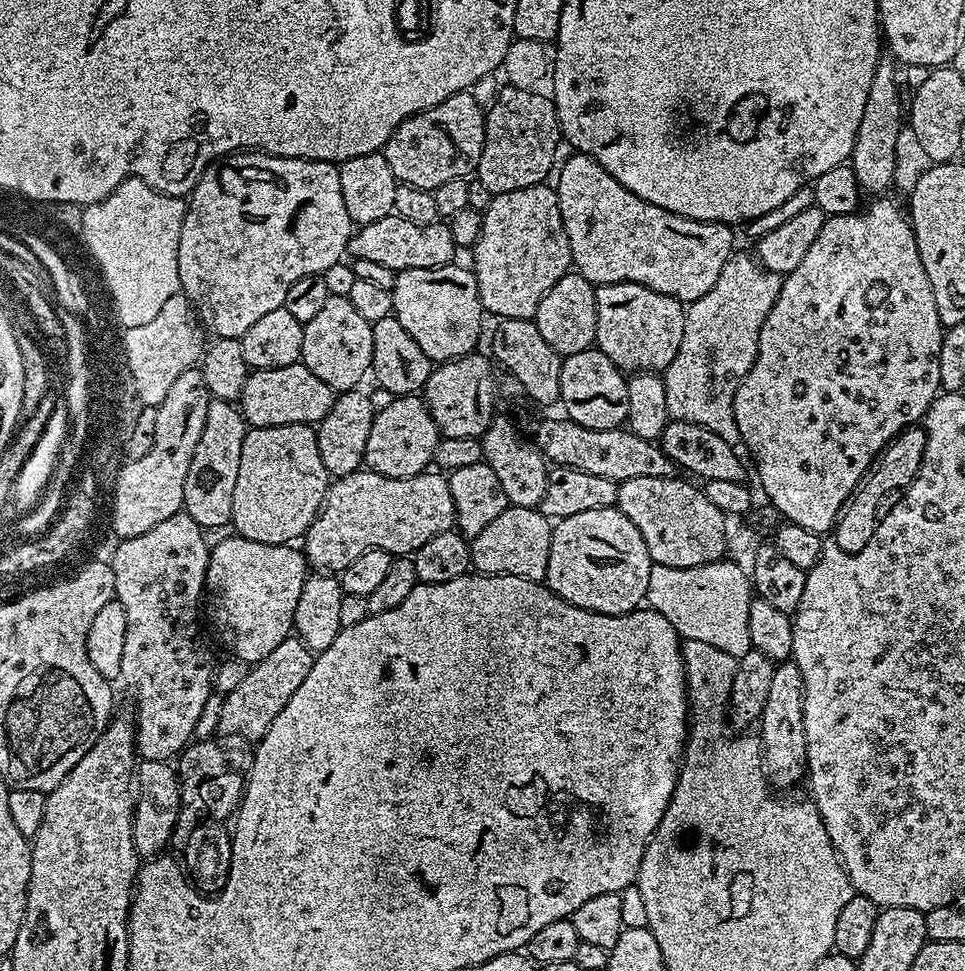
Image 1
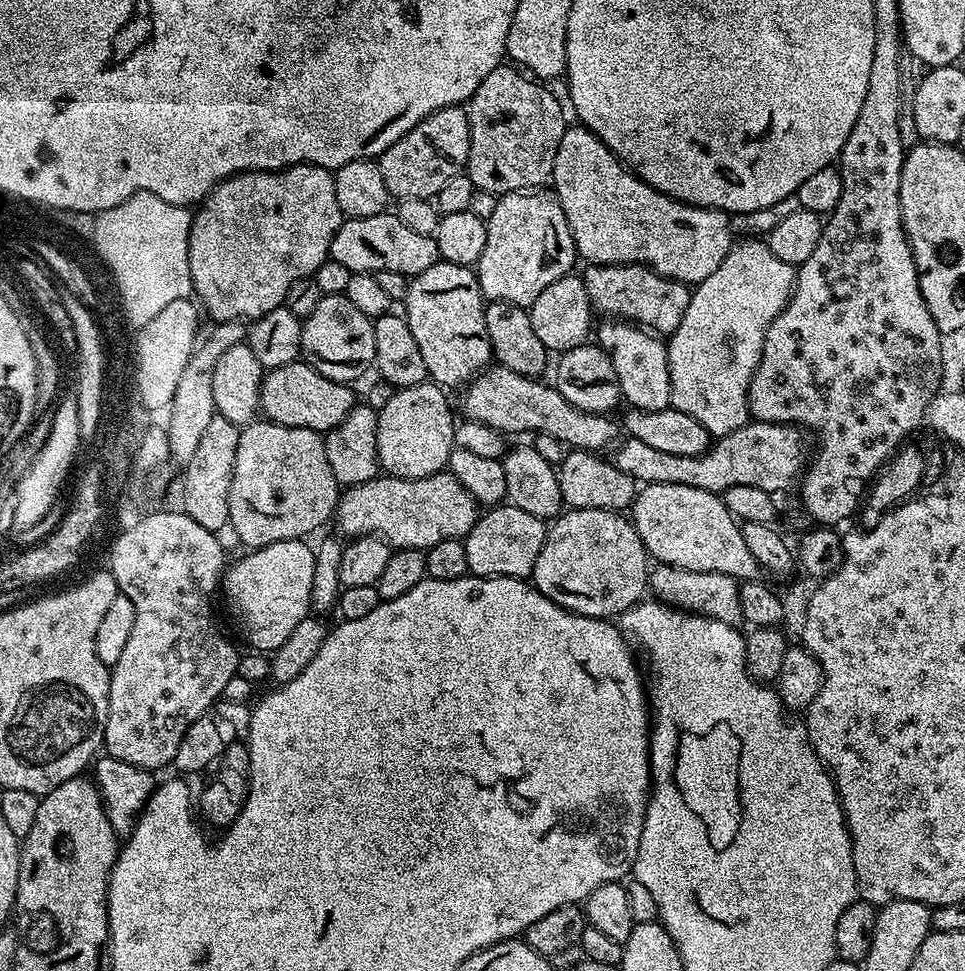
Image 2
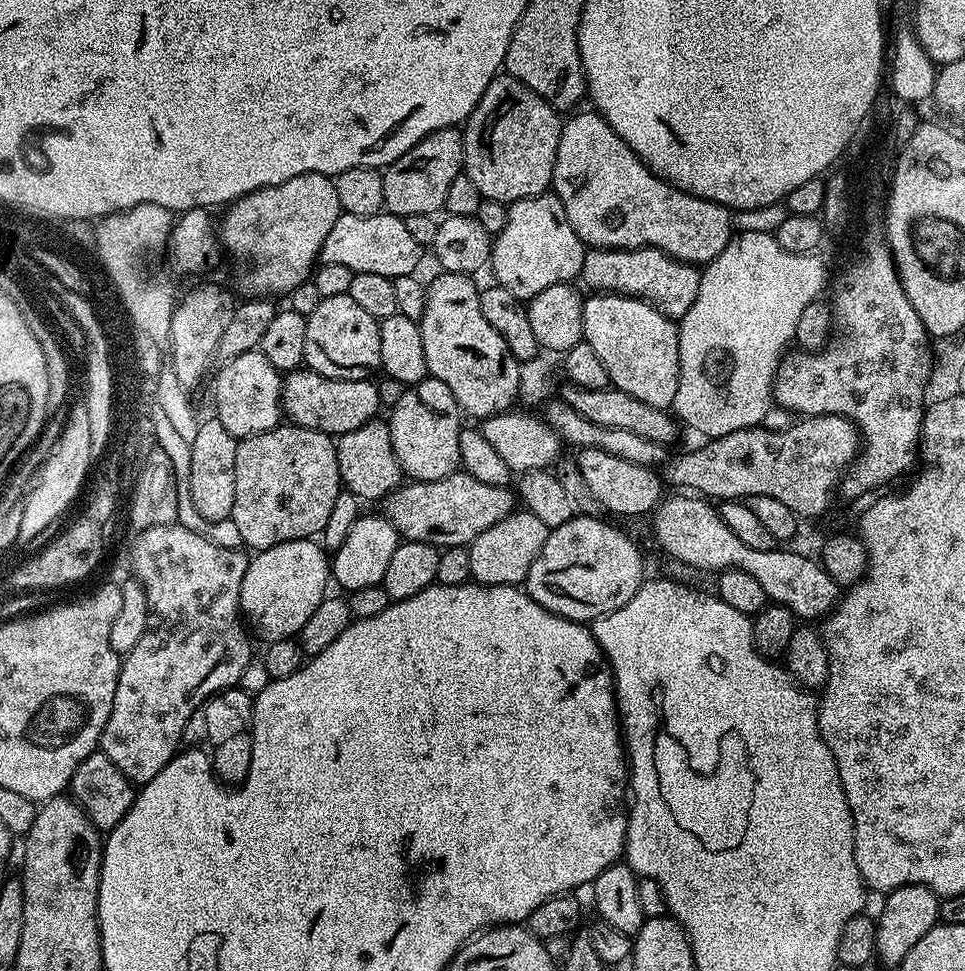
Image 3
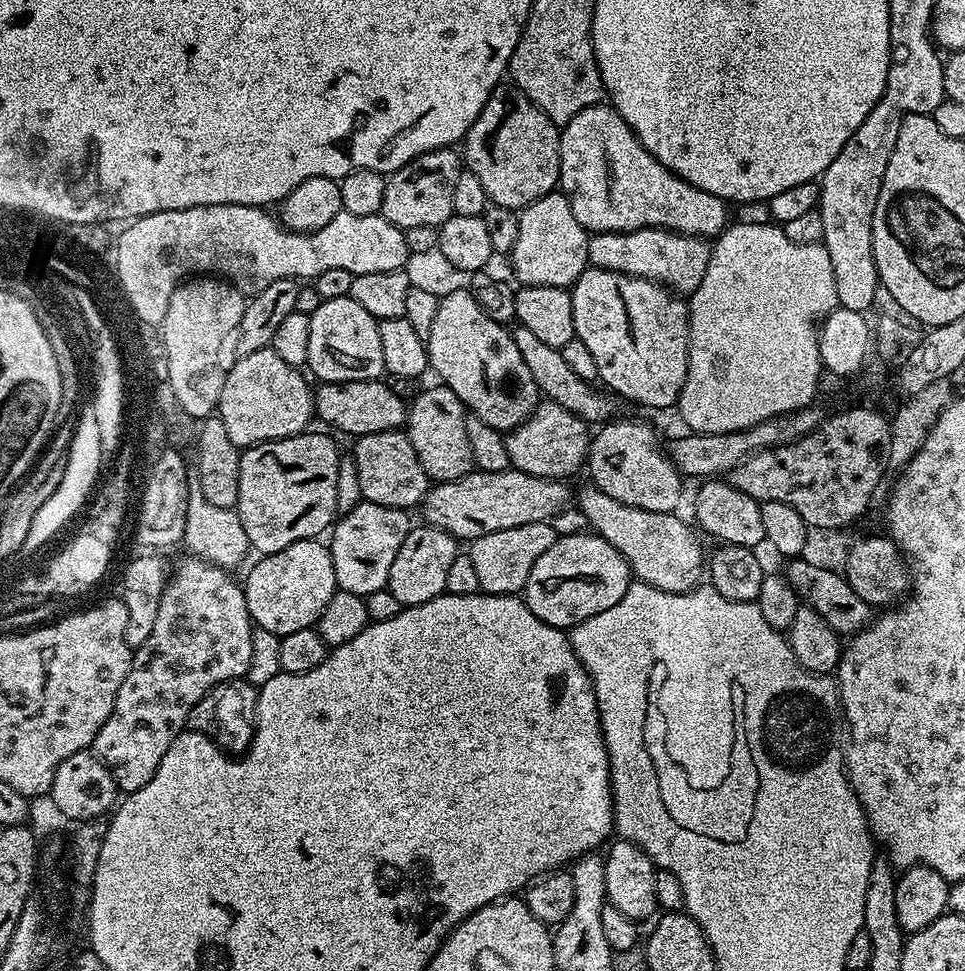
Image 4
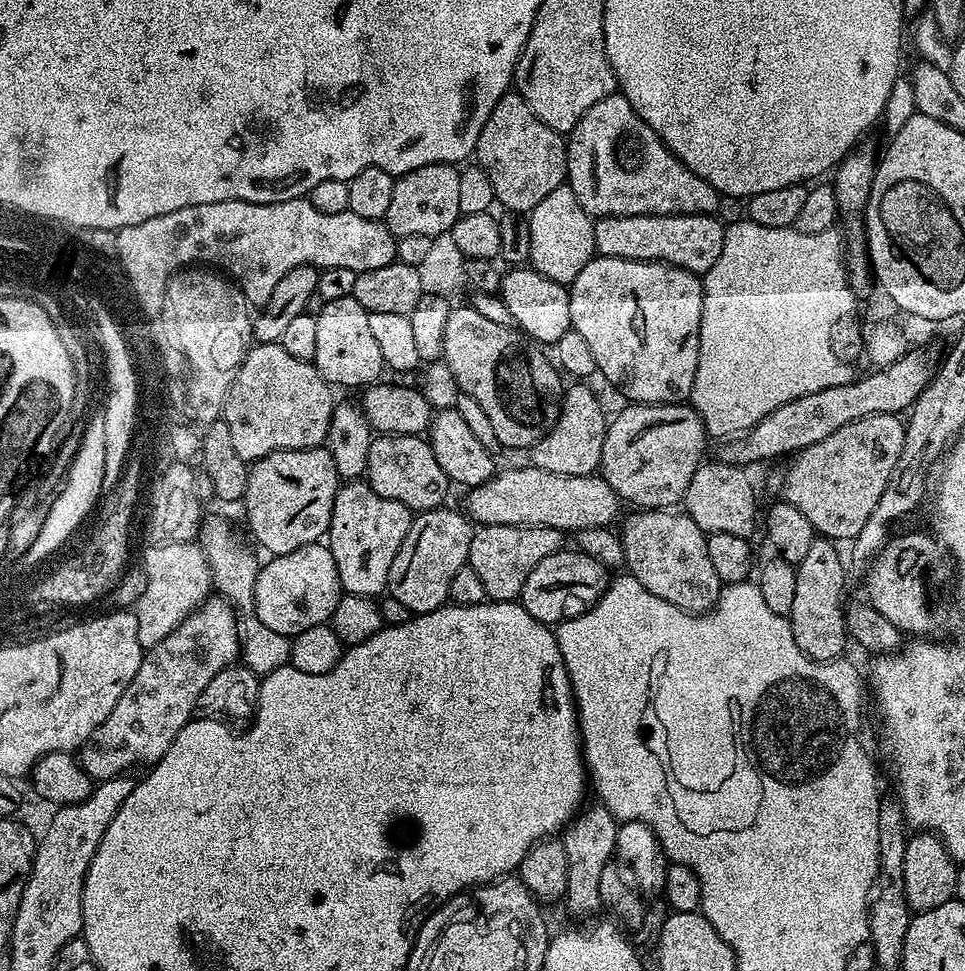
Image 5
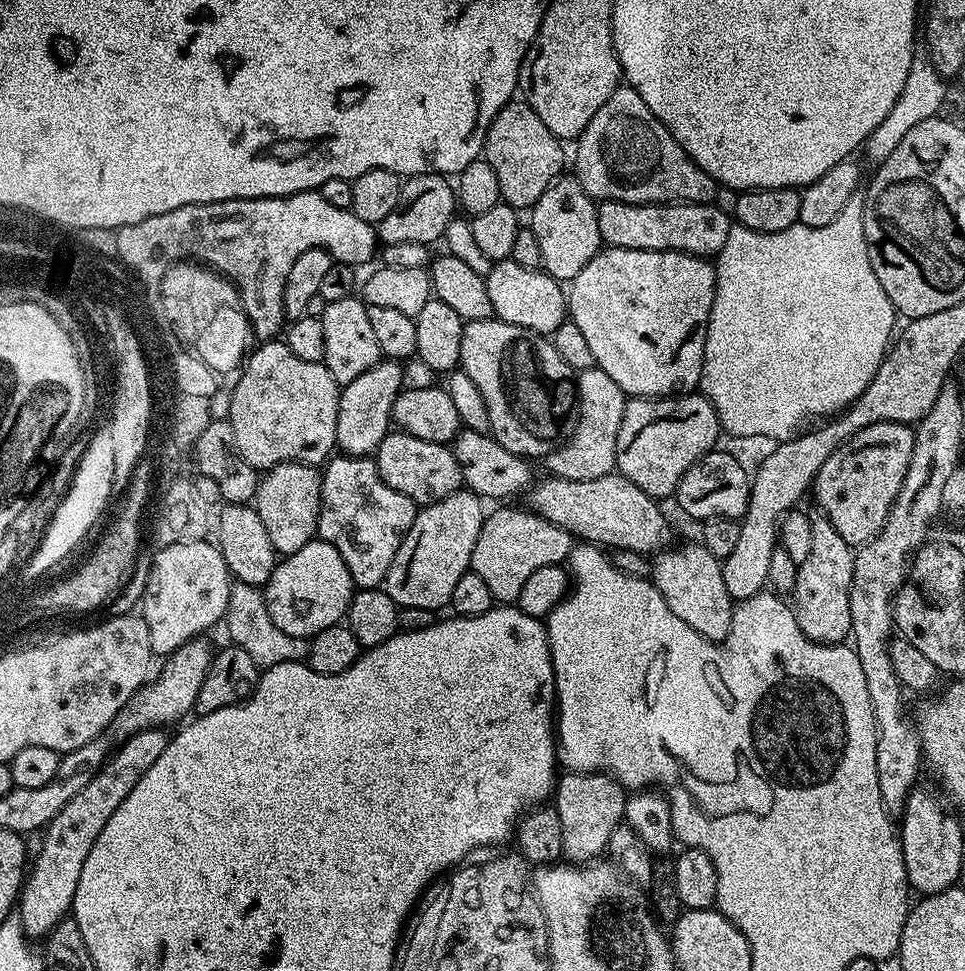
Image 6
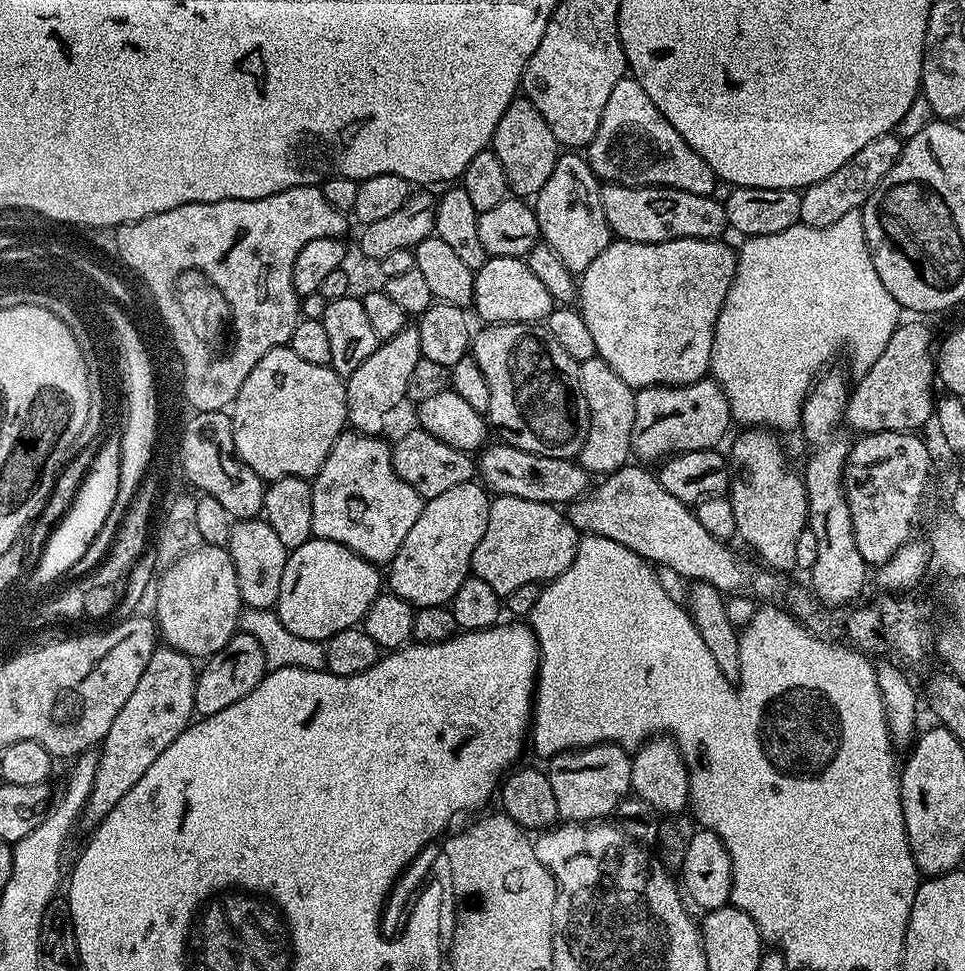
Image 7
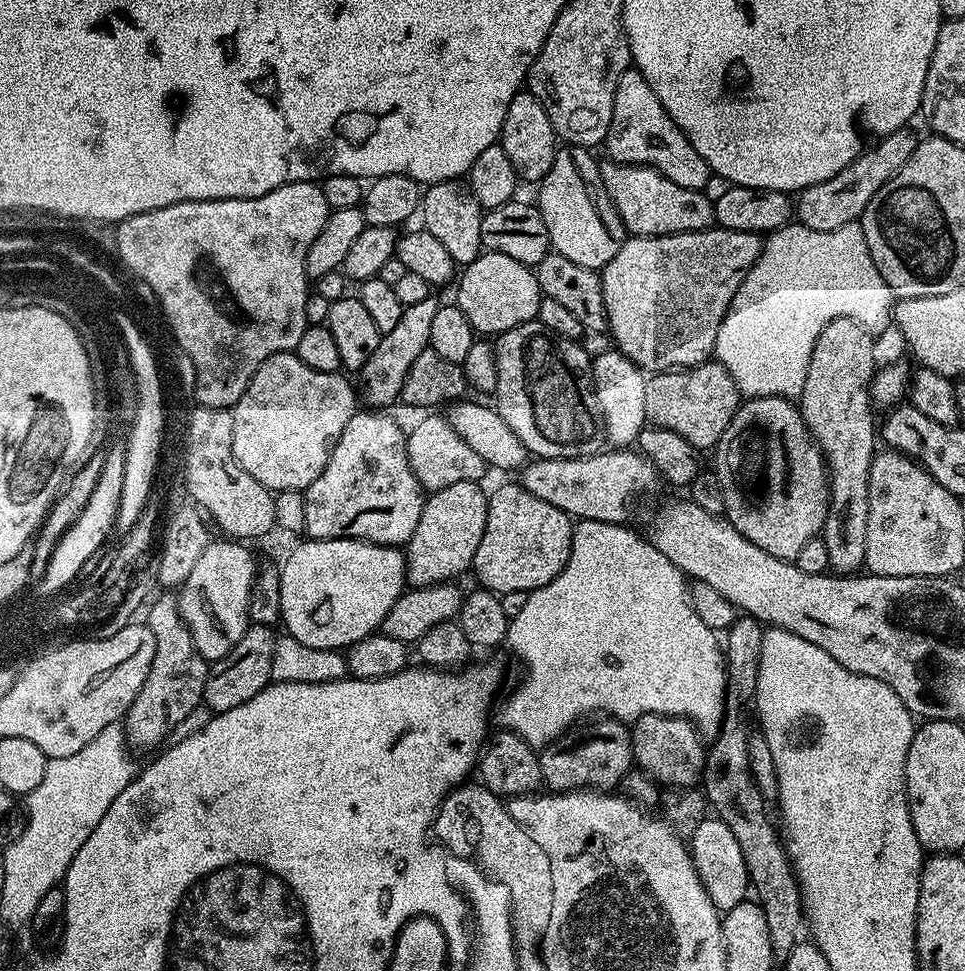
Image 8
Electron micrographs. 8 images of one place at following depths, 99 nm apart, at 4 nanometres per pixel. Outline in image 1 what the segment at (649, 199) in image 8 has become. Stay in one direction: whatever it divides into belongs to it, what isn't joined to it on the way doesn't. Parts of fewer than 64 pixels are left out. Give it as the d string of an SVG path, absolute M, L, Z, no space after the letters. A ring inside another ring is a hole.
M614 282L596 288L596 342L595 347L610 358L617 368L628 374L637 372L663 373L674 362L678 346L682 346L682 330L686 330L686 304L676 296L658 294L634 282Z

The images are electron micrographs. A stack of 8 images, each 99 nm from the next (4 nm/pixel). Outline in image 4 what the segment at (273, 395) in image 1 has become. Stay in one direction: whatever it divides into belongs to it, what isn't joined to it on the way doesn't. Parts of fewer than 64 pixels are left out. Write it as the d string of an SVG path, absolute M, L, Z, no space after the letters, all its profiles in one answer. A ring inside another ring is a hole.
M383 379L351 380L345 384L321 383L314 392L314 412L329 429L337 428L349 438L399 429L407 421L406 402L398 398Z

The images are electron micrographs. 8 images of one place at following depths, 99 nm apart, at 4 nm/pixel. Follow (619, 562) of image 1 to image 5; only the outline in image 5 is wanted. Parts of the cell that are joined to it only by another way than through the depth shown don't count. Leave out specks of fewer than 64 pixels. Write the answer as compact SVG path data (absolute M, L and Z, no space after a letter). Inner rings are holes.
M561 550L550 554L550 558L542 558L542 562L530 570L530 578L526 578L526 586L522 586L520 591L518 603L539 624L559 626L570 618L578 618L587 608L600 601L601 594L609 586L609 569L585 552L568 551Z

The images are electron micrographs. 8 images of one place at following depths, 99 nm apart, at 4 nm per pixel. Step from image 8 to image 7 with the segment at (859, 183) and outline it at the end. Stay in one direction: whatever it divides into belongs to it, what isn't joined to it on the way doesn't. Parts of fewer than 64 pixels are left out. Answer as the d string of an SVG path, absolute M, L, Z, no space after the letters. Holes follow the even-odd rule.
M896 134L879 136L874 138L874 142L866 142L850 162L838 166L830 178L822 178L822 182L814 182L810 187L800 192L800 223L811 228L821 228L822 226L834 226L838 218L842 218L851 212L860 212L864 203L874 194L878 182L886 178L890 166L900 157L902 147L901 137Z

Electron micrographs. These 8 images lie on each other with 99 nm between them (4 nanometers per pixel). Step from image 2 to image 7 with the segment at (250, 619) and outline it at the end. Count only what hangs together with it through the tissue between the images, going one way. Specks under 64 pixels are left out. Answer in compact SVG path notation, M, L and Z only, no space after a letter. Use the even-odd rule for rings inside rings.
M313 538L291 549L274 611L298 638L327 642L338 630L355 628L382 594L381 569L338 542Z

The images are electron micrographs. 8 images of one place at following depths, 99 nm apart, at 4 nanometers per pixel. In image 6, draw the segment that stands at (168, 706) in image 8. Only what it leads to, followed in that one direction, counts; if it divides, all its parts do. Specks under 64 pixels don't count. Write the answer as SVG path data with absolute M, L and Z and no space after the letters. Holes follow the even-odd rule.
M147 728L119 741L118 747L109 755L98 774L94 774L88 785L78 794L74 794L74 798L70 798L70 802L66 802L66 806L62 806L60 813L43 829L44 841L41 842L37 854L35 851L34 861L18 901L20 925L28 937L47 937L54 925L65 920L71 913L74 890L78 890L82 865L85 864L94 842L98 842L102 826L110 822L110 817L114 810L118 810L118 806L122 806L126 794L130 794L134 786L138 786L138 778L142 778L142 774L146 774L146 770L150 770L150 766L158 762L158 757L162 755L162 750L166 750L169 739L167 731Z

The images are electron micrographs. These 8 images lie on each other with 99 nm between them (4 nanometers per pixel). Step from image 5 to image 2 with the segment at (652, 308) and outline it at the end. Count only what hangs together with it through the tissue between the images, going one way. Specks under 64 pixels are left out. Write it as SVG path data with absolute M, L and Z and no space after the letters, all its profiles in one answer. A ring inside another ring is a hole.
M604 322L594 332L601 348L614 362L614 374L618 374L620 394L633 409L661 411L672 403L668 346L659 335L632 322Z

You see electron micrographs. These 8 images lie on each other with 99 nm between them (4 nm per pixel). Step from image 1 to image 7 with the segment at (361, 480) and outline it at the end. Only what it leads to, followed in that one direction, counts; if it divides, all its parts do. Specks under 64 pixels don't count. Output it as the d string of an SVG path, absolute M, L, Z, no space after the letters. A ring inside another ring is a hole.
M629 462L617 472L603 477L597 488L595 485L572 501L570 519L573 526L589 536L622 542L622 546L634 550L634 554L649 564L678 570L685 580L709 584L723 594L749 592L756 598L775 594L777 573L761 570L755 563L752 565L750 561L743 560L731 548L731 543L714 538L714 534L709 534L702 527L702 522L698 522L695 511L689 505L678 502L674 494L669 494L660 484L655 471L647 472L644 468L647 467Z

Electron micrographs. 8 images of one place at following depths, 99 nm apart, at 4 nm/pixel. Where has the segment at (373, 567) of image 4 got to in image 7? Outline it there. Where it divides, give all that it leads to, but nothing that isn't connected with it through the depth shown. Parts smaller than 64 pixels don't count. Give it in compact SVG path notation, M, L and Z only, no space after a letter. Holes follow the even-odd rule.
M345 430L334 442L322 470L311 481L312 486L312 535L321 540L338 542L354 550L374 565L384 566L395 558L406 534L410 534L425 501L414 490L406 486L394 470L389 441L379 435L368 435L360 431Z

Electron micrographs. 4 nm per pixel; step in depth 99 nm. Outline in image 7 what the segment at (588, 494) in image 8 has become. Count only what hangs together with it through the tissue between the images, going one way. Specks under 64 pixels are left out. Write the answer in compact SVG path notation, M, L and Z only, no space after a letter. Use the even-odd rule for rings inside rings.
M503 442L489 443L479 453L478 476L496 496L530 498L530 502L546 502L557 506L571 505L590 488L590 474L580 463L530 454Z

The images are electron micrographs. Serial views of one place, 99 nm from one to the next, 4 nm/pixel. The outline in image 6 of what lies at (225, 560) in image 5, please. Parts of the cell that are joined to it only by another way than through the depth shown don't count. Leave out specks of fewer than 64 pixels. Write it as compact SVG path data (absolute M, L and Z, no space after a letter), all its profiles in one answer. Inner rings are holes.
M233 583L230 590L230 602L226 606L226 614L222 621L223 627L228 627L228 636L233 645L242 650L246 650L246 654L250 654L250 658L254 658L257 668L263 670L270 666L278 666L282 662L294 662L295 660L303 661L308 655L309 641L299 636L291 636L286 634L286 630L278 630L278 626L274 626L274 622L270 618L270 614L264 605L264 593L259 587L254 585Z

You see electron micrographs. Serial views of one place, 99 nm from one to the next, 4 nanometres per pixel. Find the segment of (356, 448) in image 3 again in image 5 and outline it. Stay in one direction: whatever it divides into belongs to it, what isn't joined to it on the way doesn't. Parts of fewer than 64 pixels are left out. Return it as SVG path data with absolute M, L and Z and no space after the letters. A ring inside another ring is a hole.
M380 434L372 441L369 448L369 460L366 482L382 498L390 498L390 502L402 502L414 514L429 512L441 507L448 496L450 481L446 470L438 466L438 458L434 458L434 450L423 435L394 436Z

